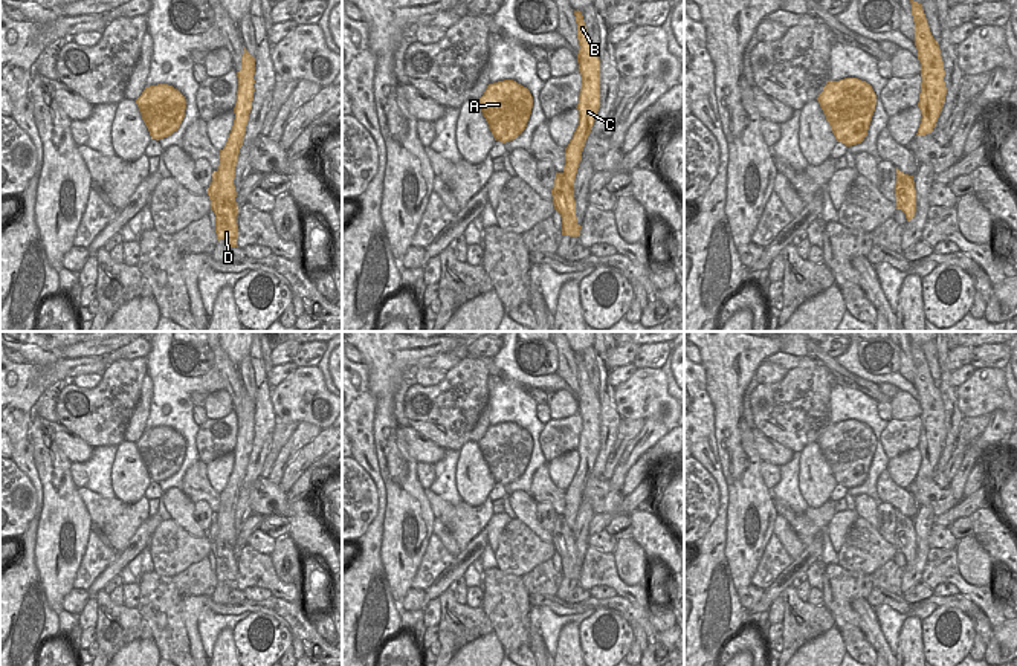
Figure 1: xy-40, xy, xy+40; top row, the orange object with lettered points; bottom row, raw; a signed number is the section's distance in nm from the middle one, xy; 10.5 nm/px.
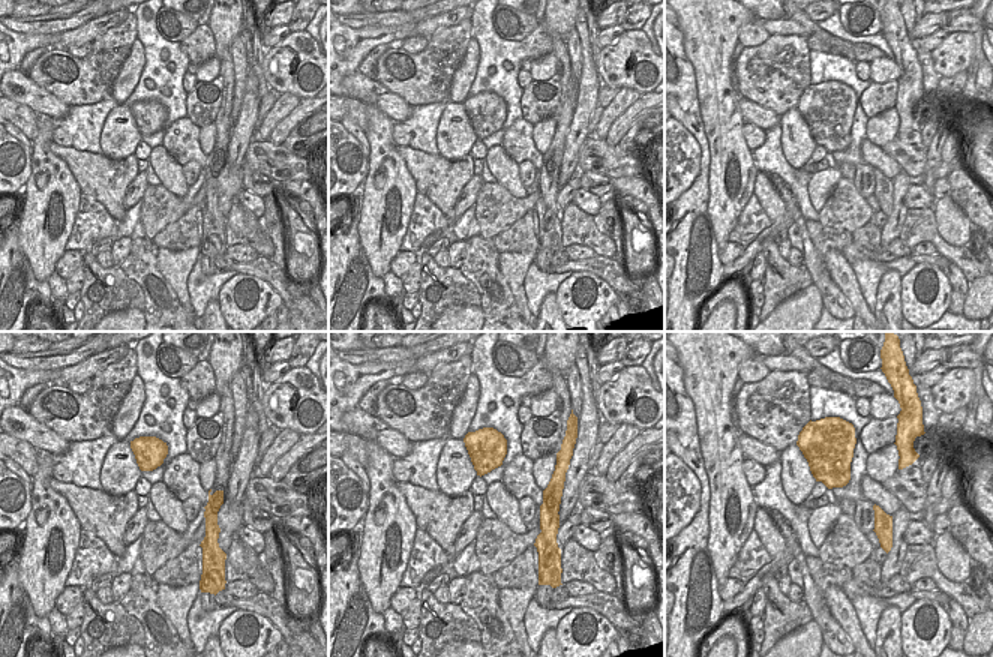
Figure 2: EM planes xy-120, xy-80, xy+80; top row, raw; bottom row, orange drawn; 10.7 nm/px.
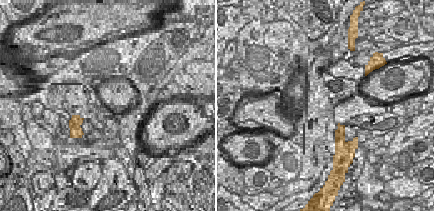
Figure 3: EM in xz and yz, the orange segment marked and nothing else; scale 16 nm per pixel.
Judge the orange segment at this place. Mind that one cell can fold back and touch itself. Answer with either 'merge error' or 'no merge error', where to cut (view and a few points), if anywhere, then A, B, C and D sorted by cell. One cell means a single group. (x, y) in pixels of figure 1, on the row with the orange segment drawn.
merge error; cut in xy along (564, 176), (573, 196); A / B C D

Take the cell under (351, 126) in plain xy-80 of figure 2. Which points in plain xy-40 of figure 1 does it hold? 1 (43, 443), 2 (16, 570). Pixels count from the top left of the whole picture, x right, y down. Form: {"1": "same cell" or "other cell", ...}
{"1": "other cell", "2": "same cell"}

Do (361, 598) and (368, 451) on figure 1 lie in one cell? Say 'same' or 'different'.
same

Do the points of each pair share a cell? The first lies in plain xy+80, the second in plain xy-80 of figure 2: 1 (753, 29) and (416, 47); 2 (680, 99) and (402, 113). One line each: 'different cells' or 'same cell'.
1: same cell
2: different cells

